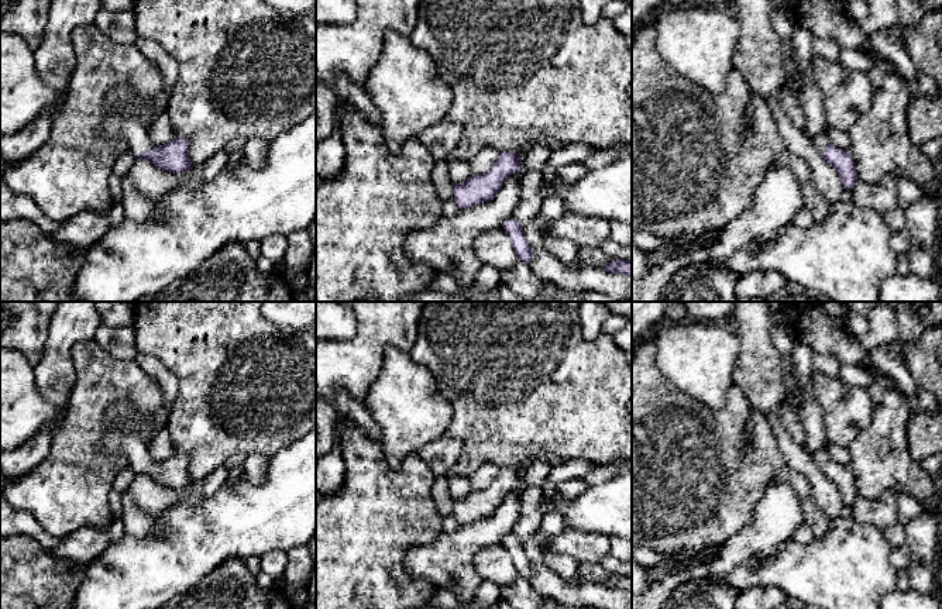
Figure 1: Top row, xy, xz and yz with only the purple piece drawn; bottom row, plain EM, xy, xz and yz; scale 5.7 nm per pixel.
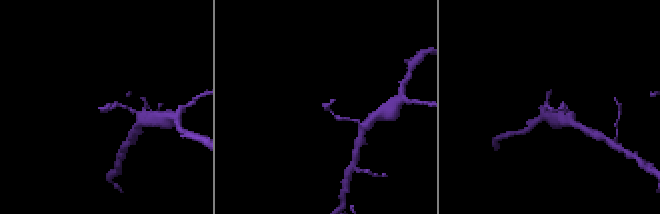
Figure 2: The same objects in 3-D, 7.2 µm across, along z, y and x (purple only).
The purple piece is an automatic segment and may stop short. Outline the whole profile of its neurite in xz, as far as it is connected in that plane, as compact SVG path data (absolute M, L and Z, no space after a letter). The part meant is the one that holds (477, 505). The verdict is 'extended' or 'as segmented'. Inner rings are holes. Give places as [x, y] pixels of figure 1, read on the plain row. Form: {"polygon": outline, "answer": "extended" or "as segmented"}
{"polygon": "M501 468L492 484L482 491L471 491L465 498L453 499L460 526L492 516L503 498L518 486L522 476L515 468Z", "answer": "as segmented"}

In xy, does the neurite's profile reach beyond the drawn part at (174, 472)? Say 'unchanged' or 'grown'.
grown

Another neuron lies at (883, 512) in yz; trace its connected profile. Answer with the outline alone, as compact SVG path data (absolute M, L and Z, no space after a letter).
M887 491L881 498L867 499L857 496L852 505L852 517L862 523L886 530L898 522L898 493Z

